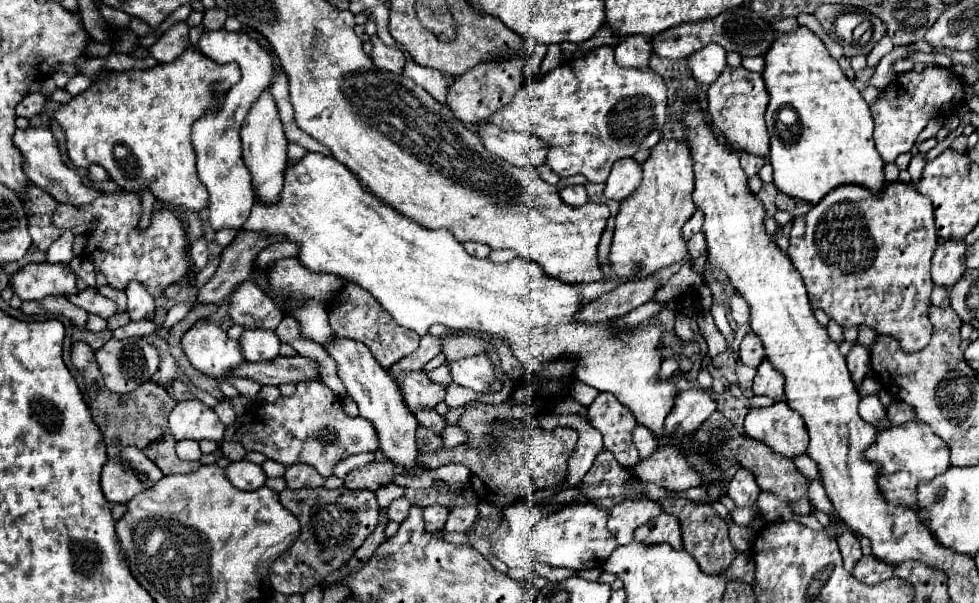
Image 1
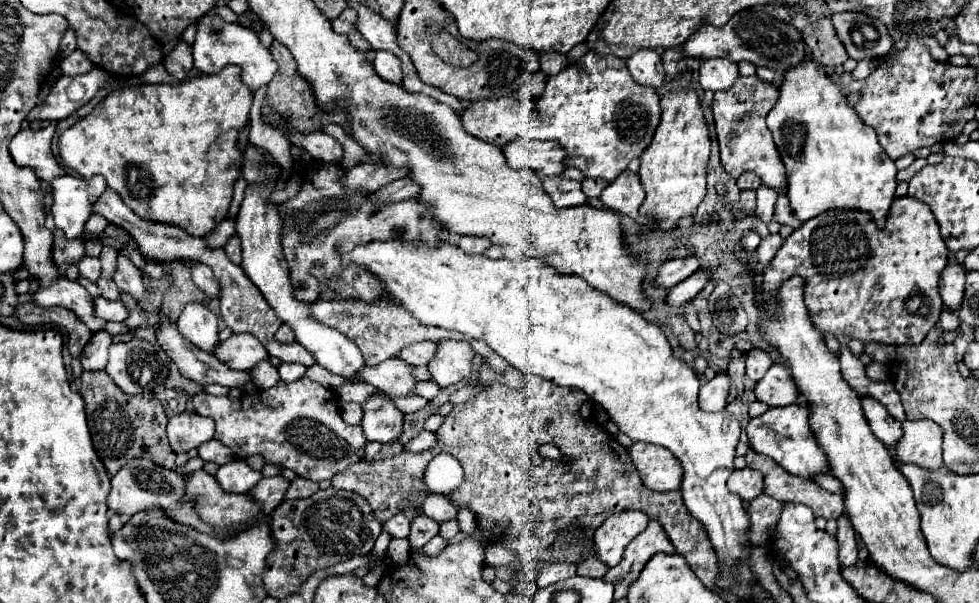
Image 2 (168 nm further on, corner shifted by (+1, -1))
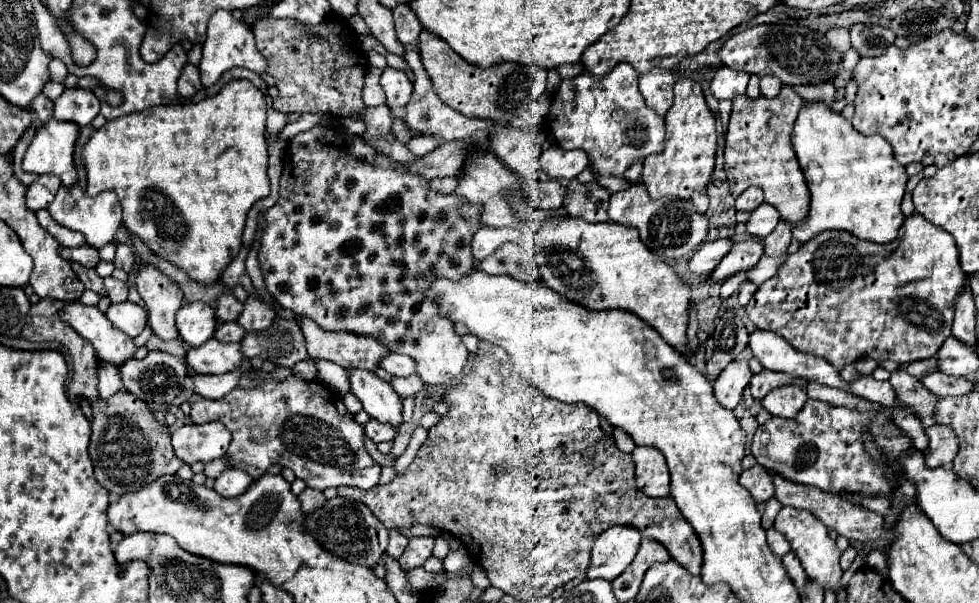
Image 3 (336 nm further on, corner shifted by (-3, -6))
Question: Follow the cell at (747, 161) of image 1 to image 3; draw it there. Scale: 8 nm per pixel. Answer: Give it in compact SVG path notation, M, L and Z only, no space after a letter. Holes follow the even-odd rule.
M749 187L745 189L737 201L735 201L735 209L737 211L753 211L755 207L759 207L763 203L763 191L759 187Z

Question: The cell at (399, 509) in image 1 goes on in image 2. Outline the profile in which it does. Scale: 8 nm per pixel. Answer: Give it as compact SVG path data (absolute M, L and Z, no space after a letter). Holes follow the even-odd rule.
M403 512L393 516L391 520L383 522L383 530L391 534L391 538L407 538L409 536L409 520Z

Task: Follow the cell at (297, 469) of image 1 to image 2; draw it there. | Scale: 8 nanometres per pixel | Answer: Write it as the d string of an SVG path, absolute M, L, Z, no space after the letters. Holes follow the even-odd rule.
M297 476L297 478L291 482L285 498L291 498L291 500L293 500L293 498L307 498L307 496L313 496L317 490L319 490L317 482Z

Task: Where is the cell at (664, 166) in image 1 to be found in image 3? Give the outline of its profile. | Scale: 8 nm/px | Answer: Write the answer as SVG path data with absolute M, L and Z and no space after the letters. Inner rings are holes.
M679 79L673 85L675 101L665 115L665 141L663 151L647 157L643 161L641 181L649 191L651 199L677 197L691 199L693 193L705 191L715 169L715 151L717 151L717 131L715 115L709 111L701 85L693 79Z

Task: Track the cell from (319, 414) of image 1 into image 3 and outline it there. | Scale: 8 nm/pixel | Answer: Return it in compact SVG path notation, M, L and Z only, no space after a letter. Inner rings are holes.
M295 377L279 383L265 381L249 391L233 389L215 401L195 393L191 397L191 419L193 423L223 423L233 435L227 453L233 467L247 471L253 479L259 479L271 465L279 463L289 467L307 487L319 491L339 485L367 491L379 483L381 467L369 457L363 445L363 427L345 409L341 395L319 381L301 381Z

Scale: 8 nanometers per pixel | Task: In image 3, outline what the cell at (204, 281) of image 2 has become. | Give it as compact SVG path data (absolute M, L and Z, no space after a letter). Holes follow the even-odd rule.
M223 289L223 293L217 297L217 307L215 307L217 317L221 321L235 321L241 309L243 309L243 303L229 289Z

